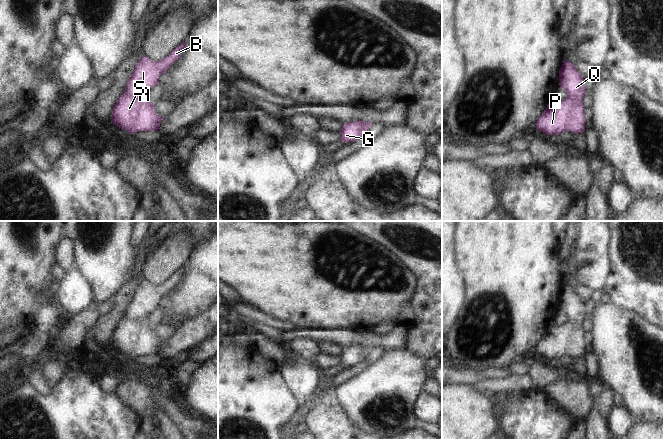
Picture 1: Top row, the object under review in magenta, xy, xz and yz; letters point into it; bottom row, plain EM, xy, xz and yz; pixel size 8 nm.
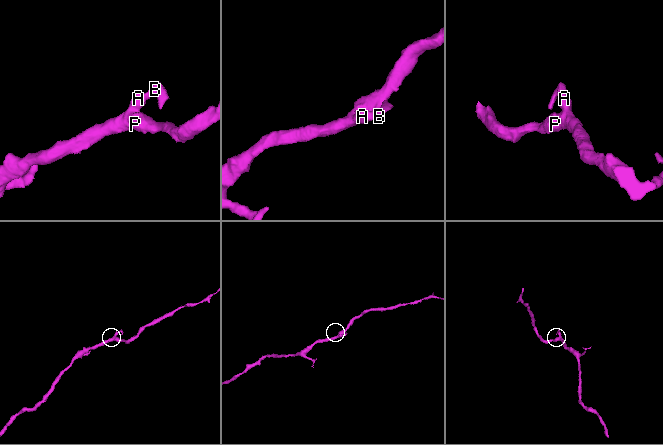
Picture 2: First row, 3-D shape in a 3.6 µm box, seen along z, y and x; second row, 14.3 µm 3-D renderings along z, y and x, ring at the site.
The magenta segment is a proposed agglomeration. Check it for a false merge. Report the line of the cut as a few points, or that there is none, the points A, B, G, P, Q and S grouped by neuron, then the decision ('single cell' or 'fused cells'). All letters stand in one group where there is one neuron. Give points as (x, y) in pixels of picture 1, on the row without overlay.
no cut; A B G P Q S; single cell

